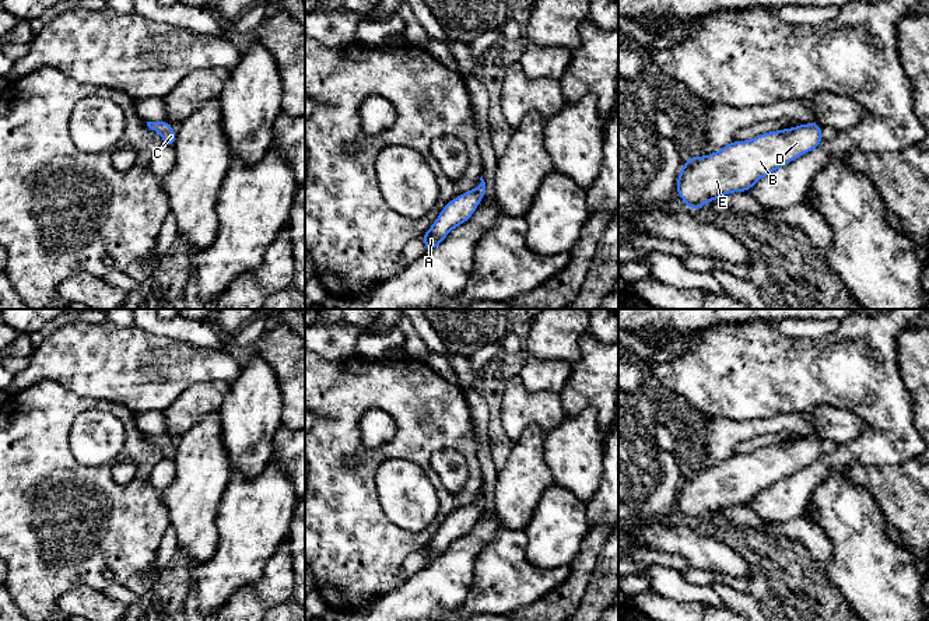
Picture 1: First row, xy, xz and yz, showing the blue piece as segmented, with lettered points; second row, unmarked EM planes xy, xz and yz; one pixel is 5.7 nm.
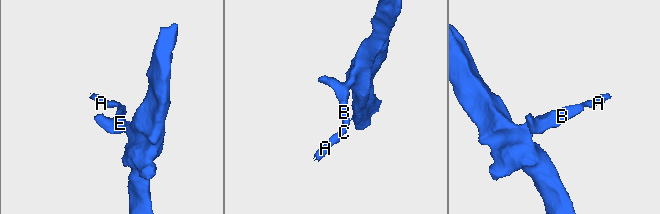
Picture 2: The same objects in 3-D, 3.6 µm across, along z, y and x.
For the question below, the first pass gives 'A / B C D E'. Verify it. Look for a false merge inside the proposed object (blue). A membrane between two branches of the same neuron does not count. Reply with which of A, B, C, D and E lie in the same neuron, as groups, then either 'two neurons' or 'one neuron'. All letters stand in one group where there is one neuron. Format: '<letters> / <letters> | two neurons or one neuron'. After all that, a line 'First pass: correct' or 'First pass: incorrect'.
A B C D E | one neuron
First pass: incorrect

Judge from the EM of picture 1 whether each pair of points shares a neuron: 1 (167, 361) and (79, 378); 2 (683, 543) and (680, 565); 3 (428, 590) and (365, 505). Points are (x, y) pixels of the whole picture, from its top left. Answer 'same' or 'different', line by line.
1: same
2: different
3: different

